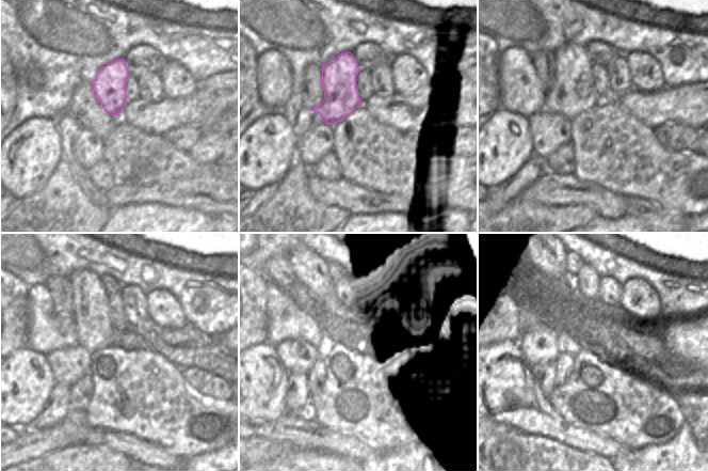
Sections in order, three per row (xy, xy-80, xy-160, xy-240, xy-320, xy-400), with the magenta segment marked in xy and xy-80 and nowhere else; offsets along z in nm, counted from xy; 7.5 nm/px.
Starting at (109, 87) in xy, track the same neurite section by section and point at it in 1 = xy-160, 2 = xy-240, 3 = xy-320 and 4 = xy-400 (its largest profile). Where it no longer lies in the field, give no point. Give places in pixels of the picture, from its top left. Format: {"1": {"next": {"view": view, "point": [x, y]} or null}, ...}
{"1": {"next": {"view": "xy-160", "point": [573, 92]}}, "2": {"next": {"view": "xy-240", "point": [95, 330]}}, "3": {"next": {"view": "xy-320", "point": [310, 270]}}, "4": {"next": {"view": "xy-400", "point": [546, 256]}}}

